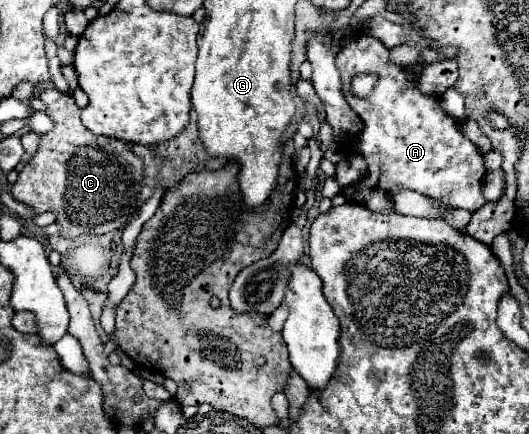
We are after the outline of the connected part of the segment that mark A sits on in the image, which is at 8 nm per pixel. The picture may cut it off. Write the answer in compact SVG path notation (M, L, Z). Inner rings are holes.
M360 32L336 56L336 66L340 70L344 96L346 96L348 104L352 106L352 110L364 122L364 130L354 138L352 148L368 162L368 176L364 180L344 188L342 196L346 196L350 202L364 204L368 210L390 214L390 212L394 212L390 188L392 186L406 186L414 192L420 192L420 194L436 200L442 206L465 209L471 213L482 208L486 202L482 196L482 176L486 174L482 152L458 130L456 122L442 112L438 98L422 94L416 86L408 86L404 68L390 64L388 54L390 54L390 50L380 40ZM358 74L378 74L378 84L374 86L370 96L360 98L350 90L350 82Z

